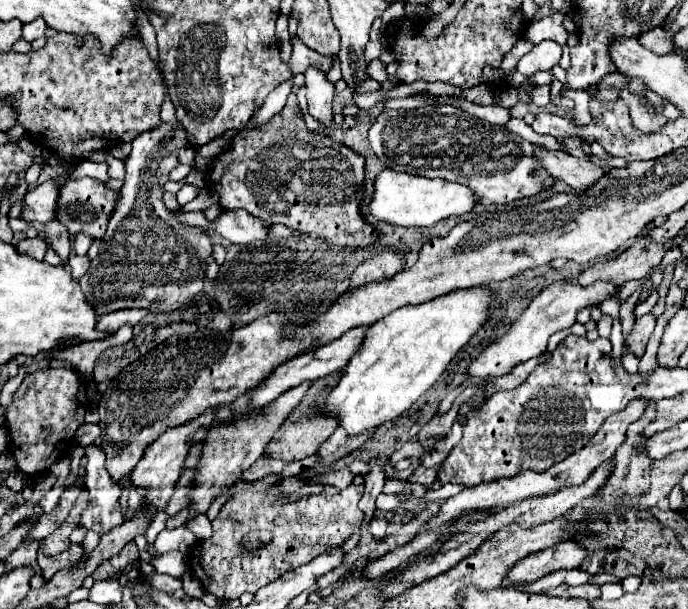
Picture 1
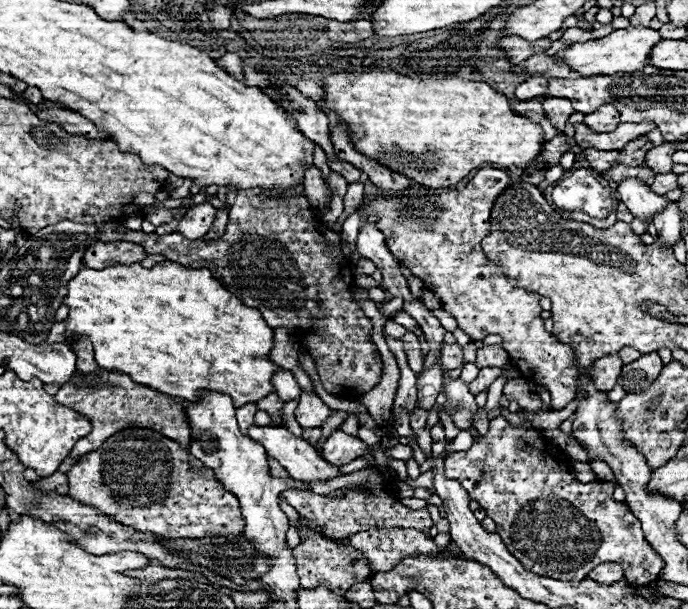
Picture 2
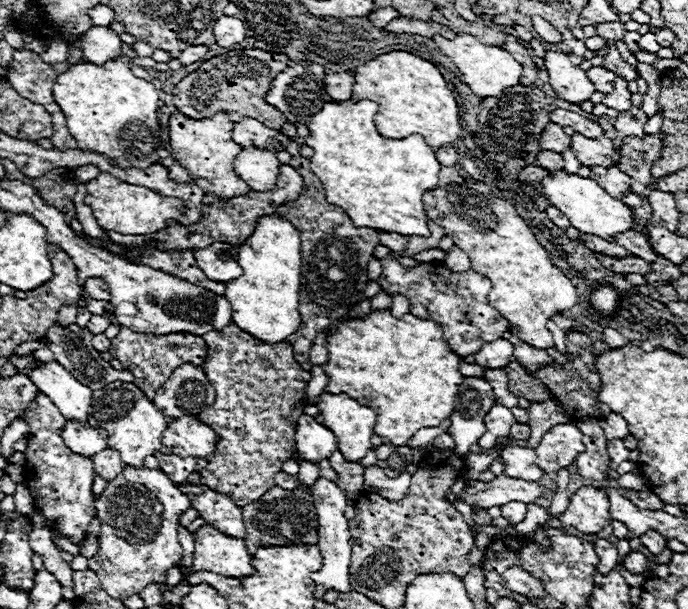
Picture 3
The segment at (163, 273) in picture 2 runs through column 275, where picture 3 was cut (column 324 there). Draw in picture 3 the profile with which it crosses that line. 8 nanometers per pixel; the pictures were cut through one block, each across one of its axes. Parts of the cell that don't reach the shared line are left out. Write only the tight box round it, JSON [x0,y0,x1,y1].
[322,310,464,446]

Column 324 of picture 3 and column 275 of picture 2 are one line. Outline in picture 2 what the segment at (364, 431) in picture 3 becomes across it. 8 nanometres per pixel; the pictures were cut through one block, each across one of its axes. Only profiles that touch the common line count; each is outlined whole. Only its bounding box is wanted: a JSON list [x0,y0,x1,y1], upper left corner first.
[256,394,284,426]

